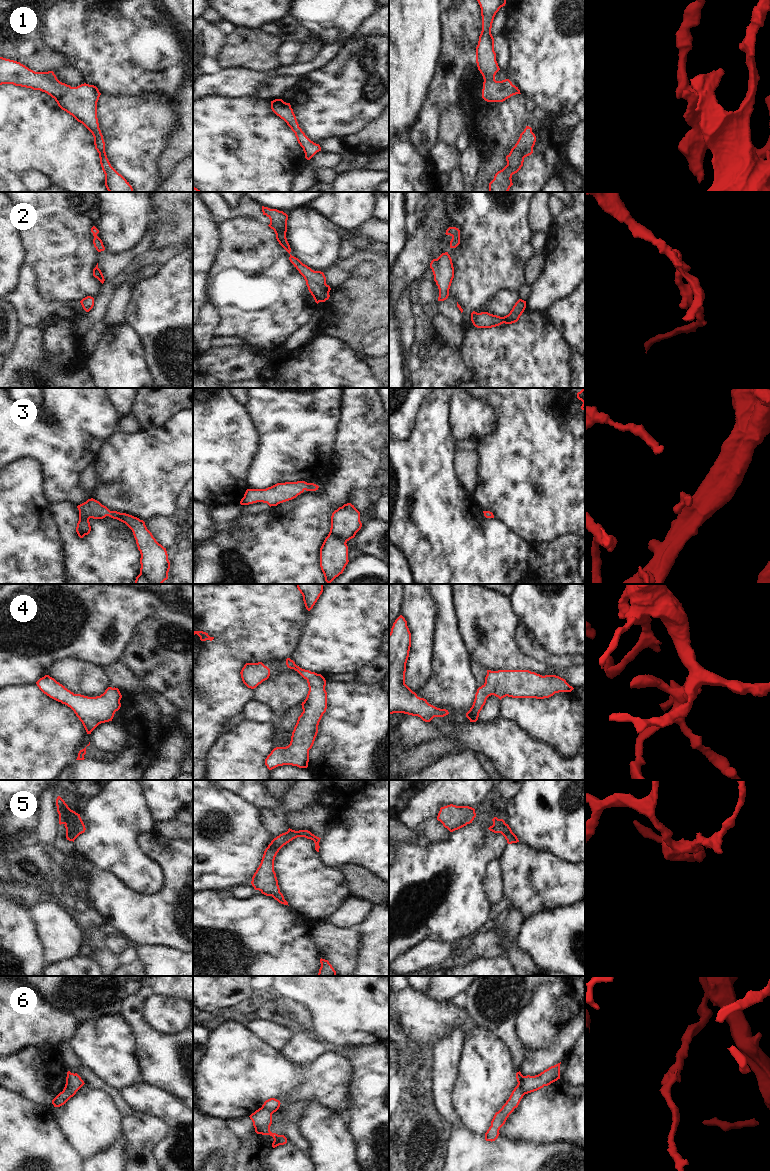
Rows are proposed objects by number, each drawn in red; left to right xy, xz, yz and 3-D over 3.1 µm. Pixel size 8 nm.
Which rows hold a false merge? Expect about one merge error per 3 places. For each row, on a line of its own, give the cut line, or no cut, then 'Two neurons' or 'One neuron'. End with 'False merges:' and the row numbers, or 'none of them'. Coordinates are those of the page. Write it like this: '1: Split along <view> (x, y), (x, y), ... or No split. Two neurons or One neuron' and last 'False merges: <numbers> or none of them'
1: No split. One neuron
2: No split. One neuron
3: No split. One neuron
4: No split. One neuron
5: No split. One neuron
6: Split along yz (522, 1076), (521, 1089), (525, 1093). Two neurons
False merges: 6

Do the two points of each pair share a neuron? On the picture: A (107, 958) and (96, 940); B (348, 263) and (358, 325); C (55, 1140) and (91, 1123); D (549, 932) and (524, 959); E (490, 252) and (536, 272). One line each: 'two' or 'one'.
A: one
B: one
C: two
D: two
E: two

